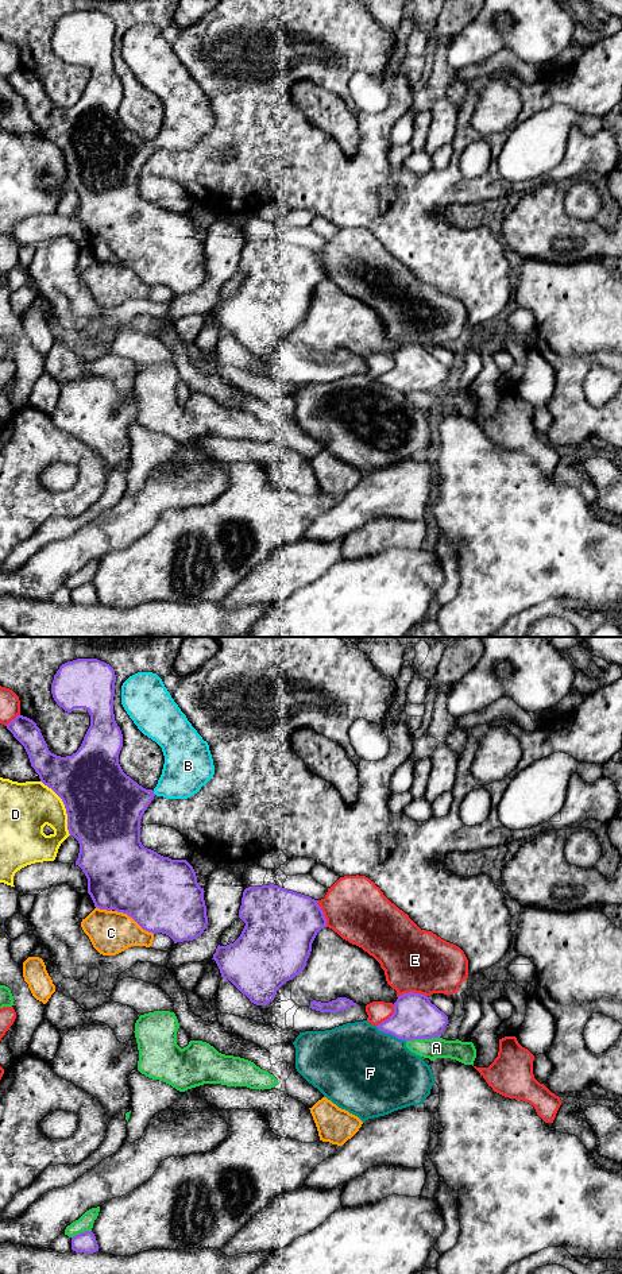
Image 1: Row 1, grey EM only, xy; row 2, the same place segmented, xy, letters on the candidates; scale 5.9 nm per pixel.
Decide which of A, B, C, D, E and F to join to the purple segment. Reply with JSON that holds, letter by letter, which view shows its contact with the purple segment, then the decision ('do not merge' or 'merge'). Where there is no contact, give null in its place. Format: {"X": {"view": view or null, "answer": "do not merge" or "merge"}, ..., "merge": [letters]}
{"A": {"view": "xy", "answer": "do not merge"}, "B": {"view": "xy", "answer": "merge"}, "C": {"view": "xy", "answer": "do not merge"}, "D": {"view": "xy", "answer": "do not merge"}, "E": {"view": "xy", "answer": "do not merge"}, "F": {"view": "xy", "answer": "do not merge"}, "merge": ["B"]}

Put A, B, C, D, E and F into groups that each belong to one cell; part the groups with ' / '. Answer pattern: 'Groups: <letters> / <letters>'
Groups: A / B / C / D / E / F

